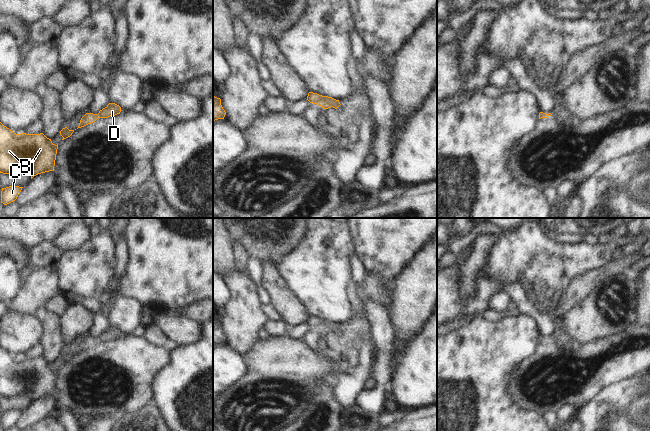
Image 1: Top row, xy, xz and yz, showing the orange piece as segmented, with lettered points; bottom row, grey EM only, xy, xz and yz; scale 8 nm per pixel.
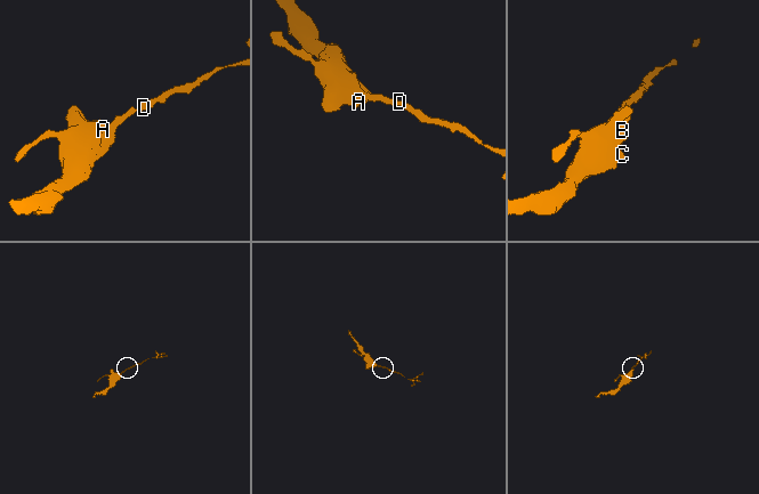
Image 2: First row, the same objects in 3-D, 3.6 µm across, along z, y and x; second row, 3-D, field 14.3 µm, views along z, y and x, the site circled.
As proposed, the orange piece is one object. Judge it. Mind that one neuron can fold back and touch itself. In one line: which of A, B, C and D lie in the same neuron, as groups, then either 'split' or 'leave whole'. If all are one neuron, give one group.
groups A B C D; leave whole

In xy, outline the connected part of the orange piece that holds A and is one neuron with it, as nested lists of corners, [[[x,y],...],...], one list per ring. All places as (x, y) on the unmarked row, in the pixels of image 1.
[[[0,346],[0,397],[11,398],[23,393],[31,395],[31,403],[41,397],[54,395],[58,368],[52,367],[43,357],[40,358],[16,358]]]

